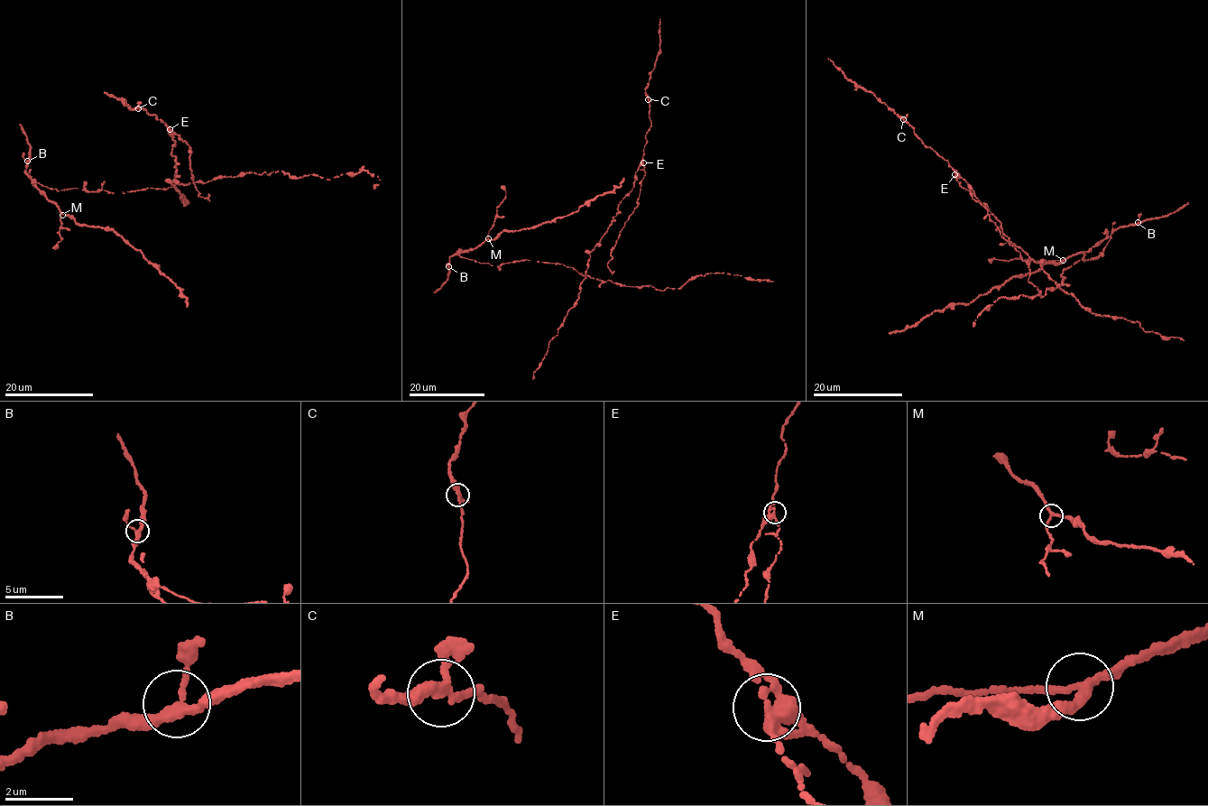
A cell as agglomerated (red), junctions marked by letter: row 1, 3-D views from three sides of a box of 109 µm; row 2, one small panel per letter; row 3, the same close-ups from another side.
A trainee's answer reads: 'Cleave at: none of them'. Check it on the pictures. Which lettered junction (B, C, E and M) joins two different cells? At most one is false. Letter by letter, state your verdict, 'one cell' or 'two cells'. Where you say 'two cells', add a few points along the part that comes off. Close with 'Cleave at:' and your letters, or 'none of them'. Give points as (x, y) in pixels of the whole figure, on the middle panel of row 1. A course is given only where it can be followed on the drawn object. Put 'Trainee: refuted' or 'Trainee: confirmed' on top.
Trainee: confirmed
B: one cell
C: one cell
E: one cell
M: one cell
Cleave at: none of them

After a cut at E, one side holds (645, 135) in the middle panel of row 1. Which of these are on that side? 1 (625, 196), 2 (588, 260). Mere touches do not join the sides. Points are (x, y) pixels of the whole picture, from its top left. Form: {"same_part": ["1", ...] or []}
{"same_part": ["1", "2"]}

